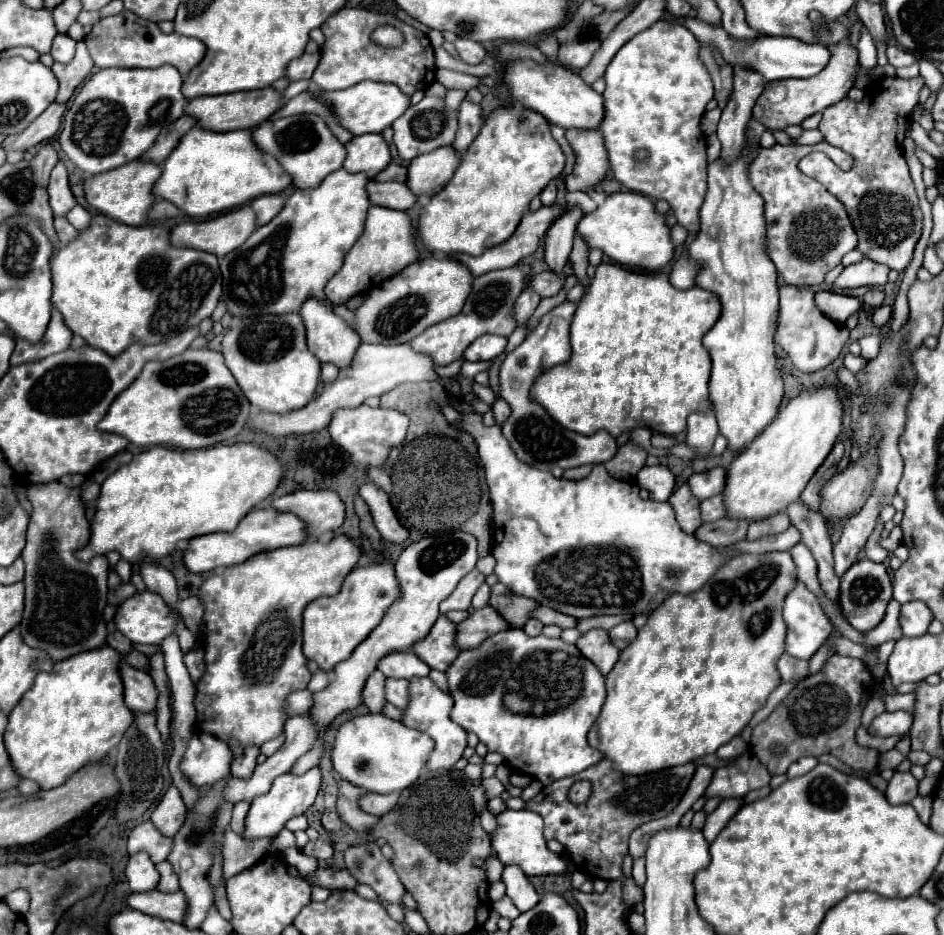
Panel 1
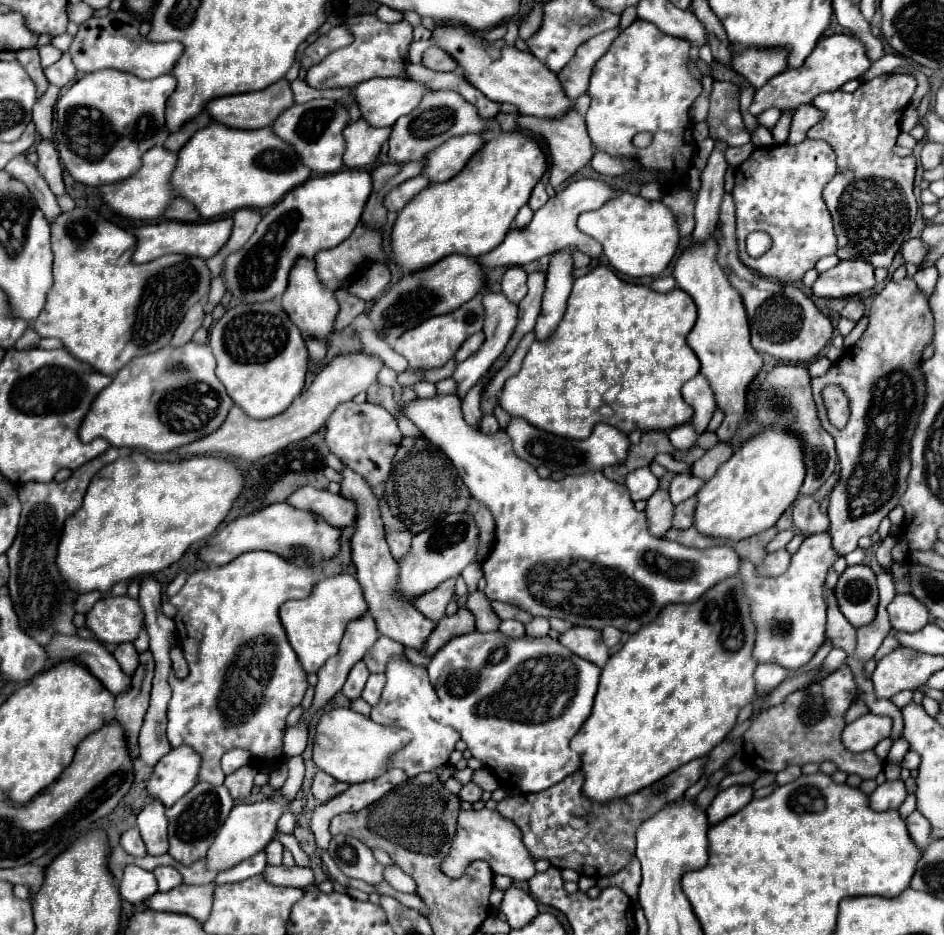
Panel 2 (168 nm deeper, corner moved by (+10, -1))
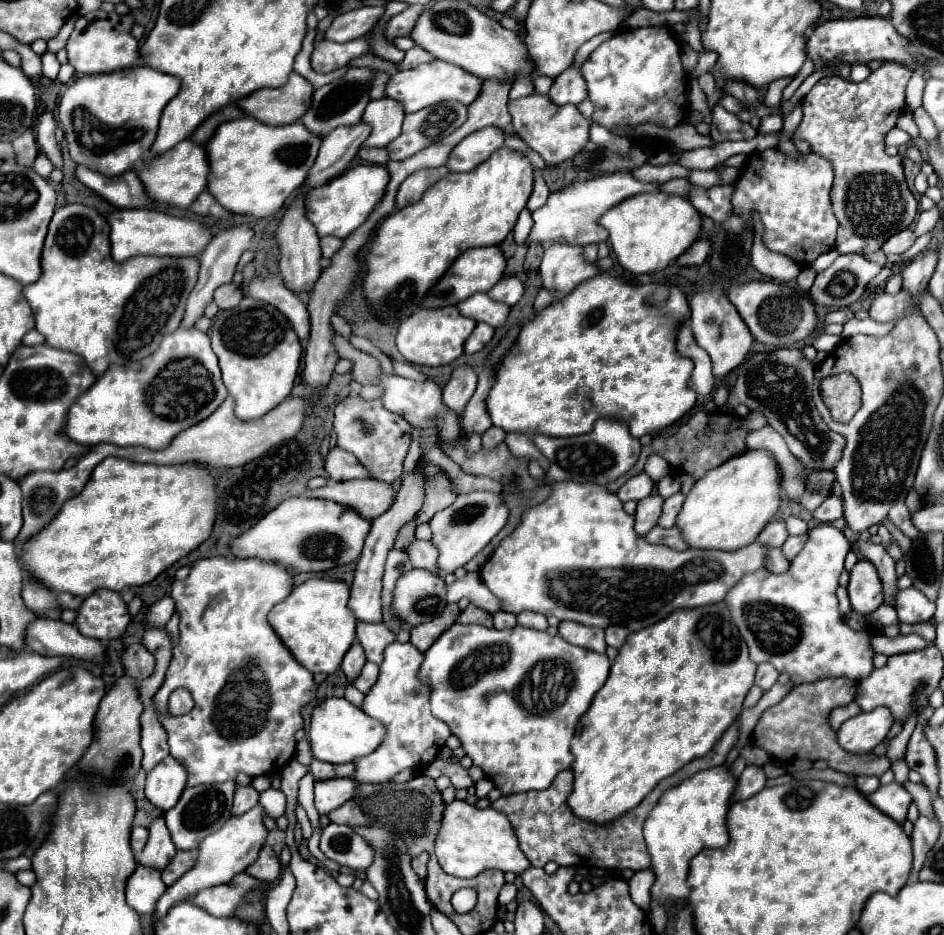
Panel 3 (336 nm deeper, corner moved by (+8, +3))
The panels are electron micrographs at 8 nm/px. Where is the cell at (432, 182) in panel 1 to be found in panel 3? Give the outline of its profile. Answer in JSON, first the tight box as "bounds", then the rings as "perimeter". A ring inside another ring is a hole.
{"bounds":[446,127,506,171],"perimeter":[[[498,127],[480,129],[456,145],[446,167],[450,171],[470,171],[486,161],[494,151],[498,151],[504,145],[504,139],[506,135]]]}

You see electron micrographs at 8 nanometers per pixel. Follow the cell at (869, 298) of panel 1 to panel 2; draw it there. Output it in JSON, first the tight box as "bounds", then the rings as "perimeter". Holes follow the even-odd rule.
{"bounds":[840,299,864,319],"perimeter":[[[850,299],[846,307],[840,311],[840,317],[850,317],[850,319],[860,319],[864,315],[864,303],[858,299]]]}

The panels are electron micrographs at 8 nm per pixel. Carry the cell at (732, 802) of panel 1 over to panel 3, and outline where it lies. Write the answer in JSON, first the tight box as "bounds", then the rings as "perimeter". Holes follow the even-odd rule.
{"bounds":[734,765,766,801],"perimeter":[[[746,765],[746,769],[740,775],[738,791],[734,793],[734,801],[744,801],[756,793],[760,793],[766,787],[766,775],[764,769],[758,765]]]}

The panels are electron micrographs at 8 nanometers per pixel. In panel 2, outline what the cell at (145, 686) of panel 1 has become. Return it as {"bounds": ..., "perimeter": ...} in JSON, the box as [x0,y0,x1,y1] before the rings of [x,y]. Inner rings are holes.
{"bounds":[48,637,132,695],"perimeter":[[[54,637],[48,645],[48,655],[54,659],[80,659],[80,663],[84,663],[112,695],[120,695],[132,689],[132,677],[120,669],[114,655],[96,639]]]}

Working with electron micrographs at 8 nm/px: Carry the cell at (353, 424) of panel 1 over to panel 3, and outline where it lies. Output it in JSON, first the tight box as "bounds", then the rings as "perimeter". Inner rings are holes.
{"bounds":[334,399,412,483],"perimeter":[[[342,399],[334,409],[334,431],[338,435],[338,447],[350,451],[370,471],[370,477],[392,483],[402,475],[402,463],[412,443],[412,427],[404,417],[386,411],[380,399]]]}

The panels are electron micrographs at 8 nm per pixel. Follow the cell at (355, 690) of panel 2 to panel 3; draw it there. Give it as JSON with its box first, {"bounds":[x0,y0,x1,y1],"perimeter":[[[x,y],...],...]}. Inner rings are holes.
{"bounds":[342,643,366,681],"perimeter":[[[354,643],[348,653],[344,655],[344,661],[342,661],[342,671],[346,673],[346,677],[352,681],[354,677],[358,677],[358,673],[362,671],[362,665],[366,663],[366,657],[364,657],[364,649],[360,643]]]}

